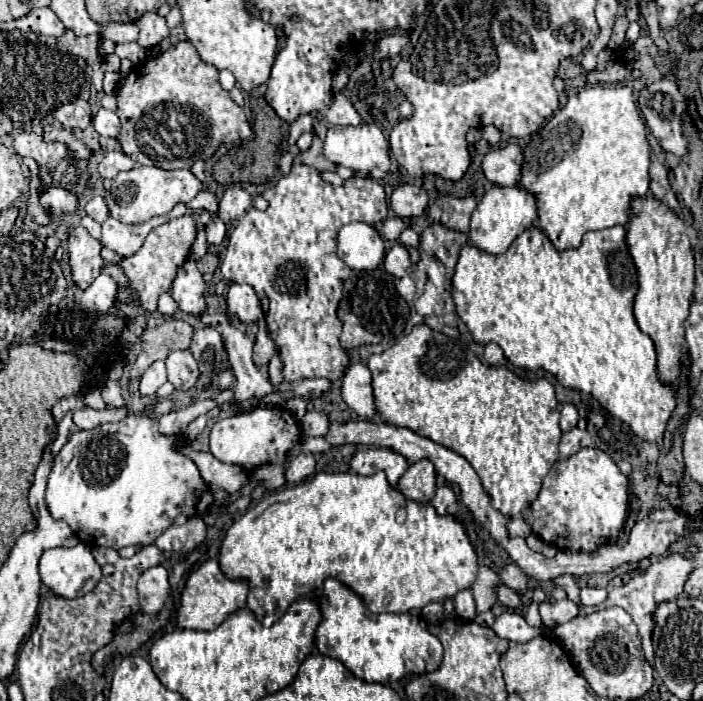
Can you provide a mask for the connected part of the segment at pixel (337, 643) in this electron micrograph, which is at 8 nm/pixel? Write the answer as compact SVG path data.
M334 578L324 582L320 612L322 622L316 628L320 654L340 660L364 682L390 684L410 675L432 672L442 662L440 640L424 628L422 618L412 614L372 614L358 594Z

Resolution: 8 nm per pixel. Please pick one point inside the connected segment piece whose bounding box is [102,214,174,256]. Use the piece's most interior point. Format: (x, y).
(125, 239)

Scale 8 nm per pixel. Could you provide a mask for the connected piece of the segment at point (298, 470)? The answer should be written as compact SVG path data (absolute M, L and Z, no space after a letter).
M298 454L286 468L286 482L300 484L304 478L314 474L314 466L316 466L316 460L312 454Z

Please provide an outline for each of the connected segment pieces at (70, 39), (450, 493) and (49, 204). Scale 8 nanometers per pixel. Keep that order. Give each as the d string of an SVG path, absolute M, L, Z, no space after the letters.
M66 30L60 38L58 38L58 46L66 52L70 52L72 56L84 58L88 64L100 64L102 56L98 52L98 42L102 36L98 34L90 34L90 36L74 36L74 32Z
M440 486L440 488L436 490L436 496L434 496L434 500L432 500L432 506L436 508L436 512L438 512L440 516L444 516L444 514L454 516L456 510L458 510L458 500L456 500L454 490L452 490L450 486Z
M50 188L40 196L40 204L50 212L50 216L72 214L78 206L76 196L64 188Z

